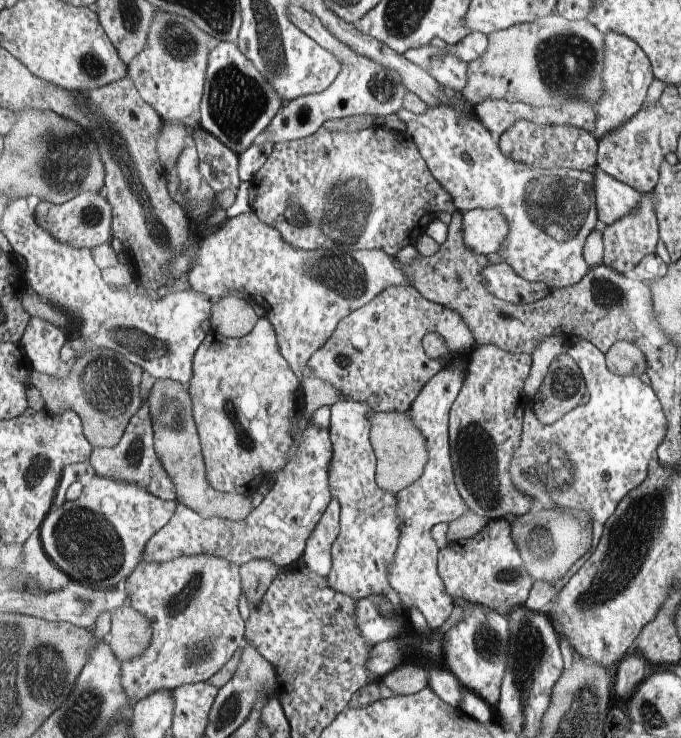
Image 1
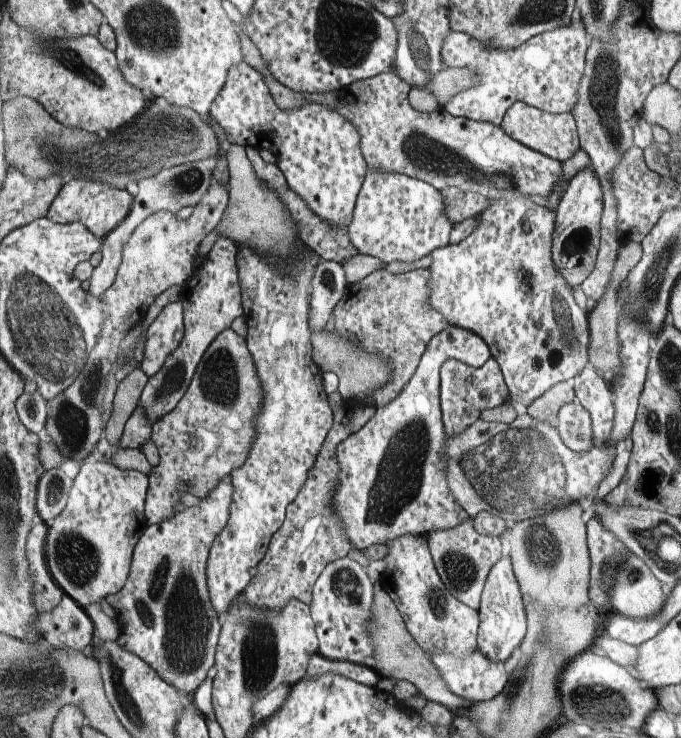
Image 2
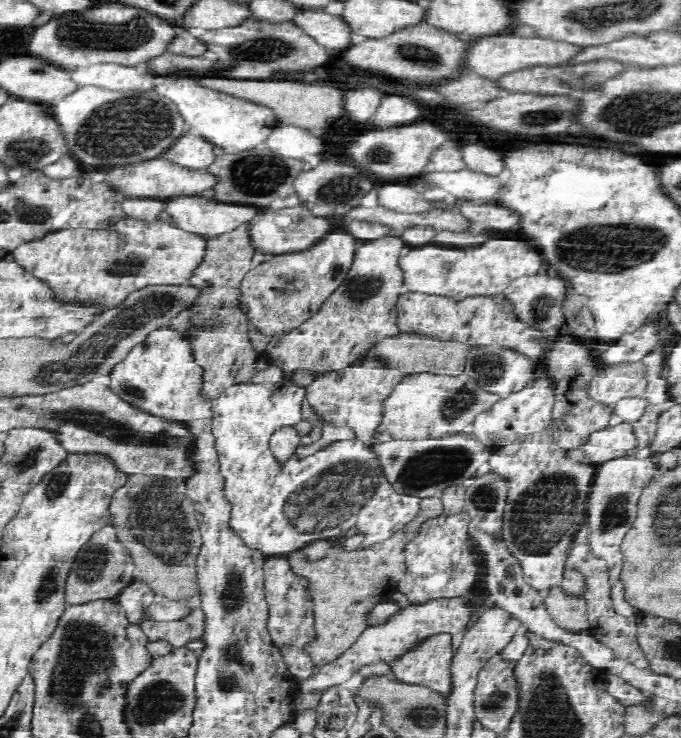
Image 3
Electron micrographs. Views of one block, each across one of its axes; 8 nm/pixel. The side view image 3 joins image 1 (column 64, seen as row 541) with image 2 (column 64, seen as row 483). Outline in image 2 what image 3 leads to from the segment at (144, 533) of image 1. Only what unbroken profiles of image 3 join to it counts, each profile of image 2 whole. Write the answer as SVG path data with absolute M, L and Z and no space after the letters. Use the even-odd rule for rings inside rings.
M96 459L80 468L67 507L49 526L46 558L55 584L81 607L117 594L128 582L134 551L150 526L146 518L150 489L150 479L137 470L122 470Z

